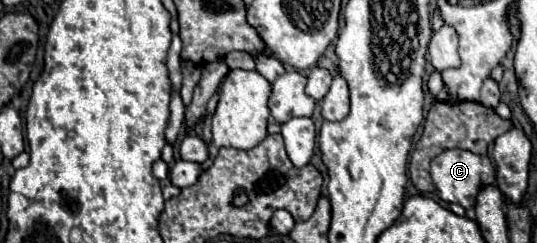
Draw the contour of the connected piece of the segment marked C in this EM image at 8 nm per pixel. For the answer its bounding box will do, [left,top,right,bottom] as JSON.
[431,149,495,209]

